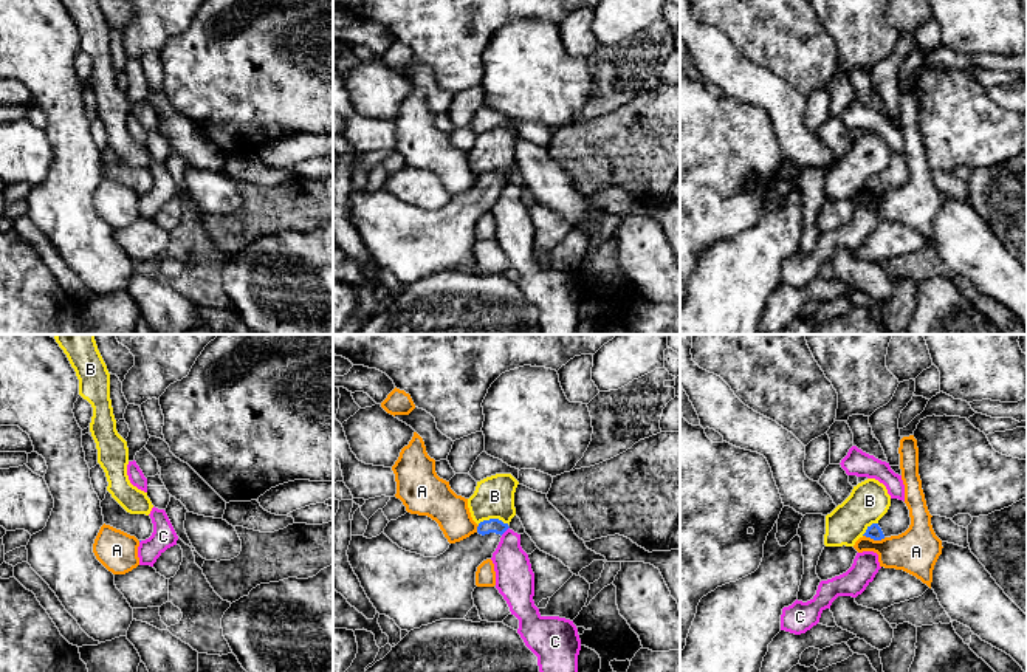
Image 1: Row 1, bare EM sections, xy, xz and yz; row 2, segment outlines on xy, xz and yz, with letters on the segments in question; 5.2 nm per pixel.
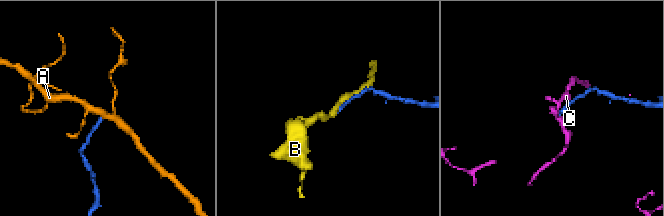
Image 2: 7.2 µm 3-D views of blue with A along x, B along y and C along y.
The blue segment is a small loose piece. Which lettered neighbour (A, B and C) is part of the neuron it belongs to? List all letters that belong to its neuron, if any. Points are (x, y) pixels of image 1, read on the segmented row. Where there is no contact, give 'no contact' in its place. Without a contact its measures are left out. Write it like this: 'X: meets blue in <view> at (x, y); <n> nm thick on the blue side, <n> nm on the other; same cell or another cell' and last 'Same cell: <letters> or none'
A: meets blue in yz at (874, 539); 80 nm thick on the blue side, 240 nm on the other; another cell
B: meets blue in xz at (493, 519); 80 nm thick on the blue side, 200 nm on the other; another cell
C: meets blue in xz at (504, 531); 80 nm thick on the blue side, 200 nm on the other; another cell
Same cell: none

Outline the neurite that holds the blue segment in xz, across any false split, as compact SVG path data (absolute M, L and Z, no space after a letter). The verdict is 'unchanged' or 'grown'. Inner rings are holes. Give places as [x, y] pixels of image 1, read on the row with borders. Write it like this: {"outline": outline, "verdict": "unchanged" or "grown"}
{"outline": "M499 519L483 520L474 534L451 543L437 557L424 557L406 551L384 533L372 539L367 539L364 534L352 536L347 556L376 612L393 619L401 630L410 632L440 619L465 619L474 607L472 591L477 587L477 567L493 557L502 534L508 528L508 523Z", "verdict": "grown"}

